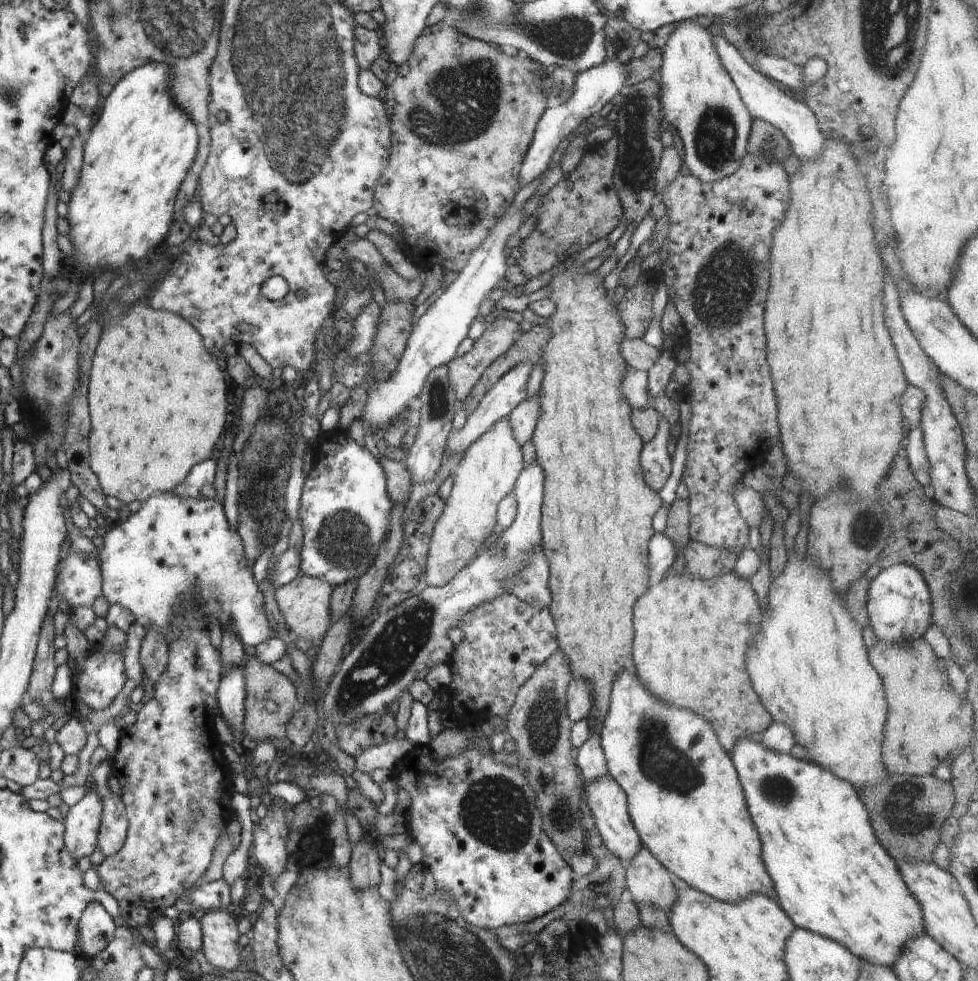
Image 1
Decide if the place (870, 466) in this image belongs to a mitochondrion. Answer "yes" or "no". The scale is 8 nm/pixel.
no

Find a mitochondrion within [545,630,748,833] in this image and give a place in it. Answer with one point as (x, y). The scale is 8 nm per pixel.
(662, 760)

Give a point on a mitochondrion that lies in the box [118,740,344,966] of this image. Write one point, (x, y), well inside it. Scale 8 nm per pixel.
(197, 819)

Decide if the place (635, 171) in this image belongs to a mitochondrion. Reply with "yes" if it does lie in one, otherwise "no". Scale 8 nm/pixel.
yes

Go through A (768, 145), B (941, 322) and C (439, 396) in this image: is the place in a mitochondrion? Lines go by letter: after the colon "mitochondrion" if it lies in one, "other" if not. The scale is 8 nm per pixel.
A: mitochondrion
B: mitochondrion
C: mitochondrion

